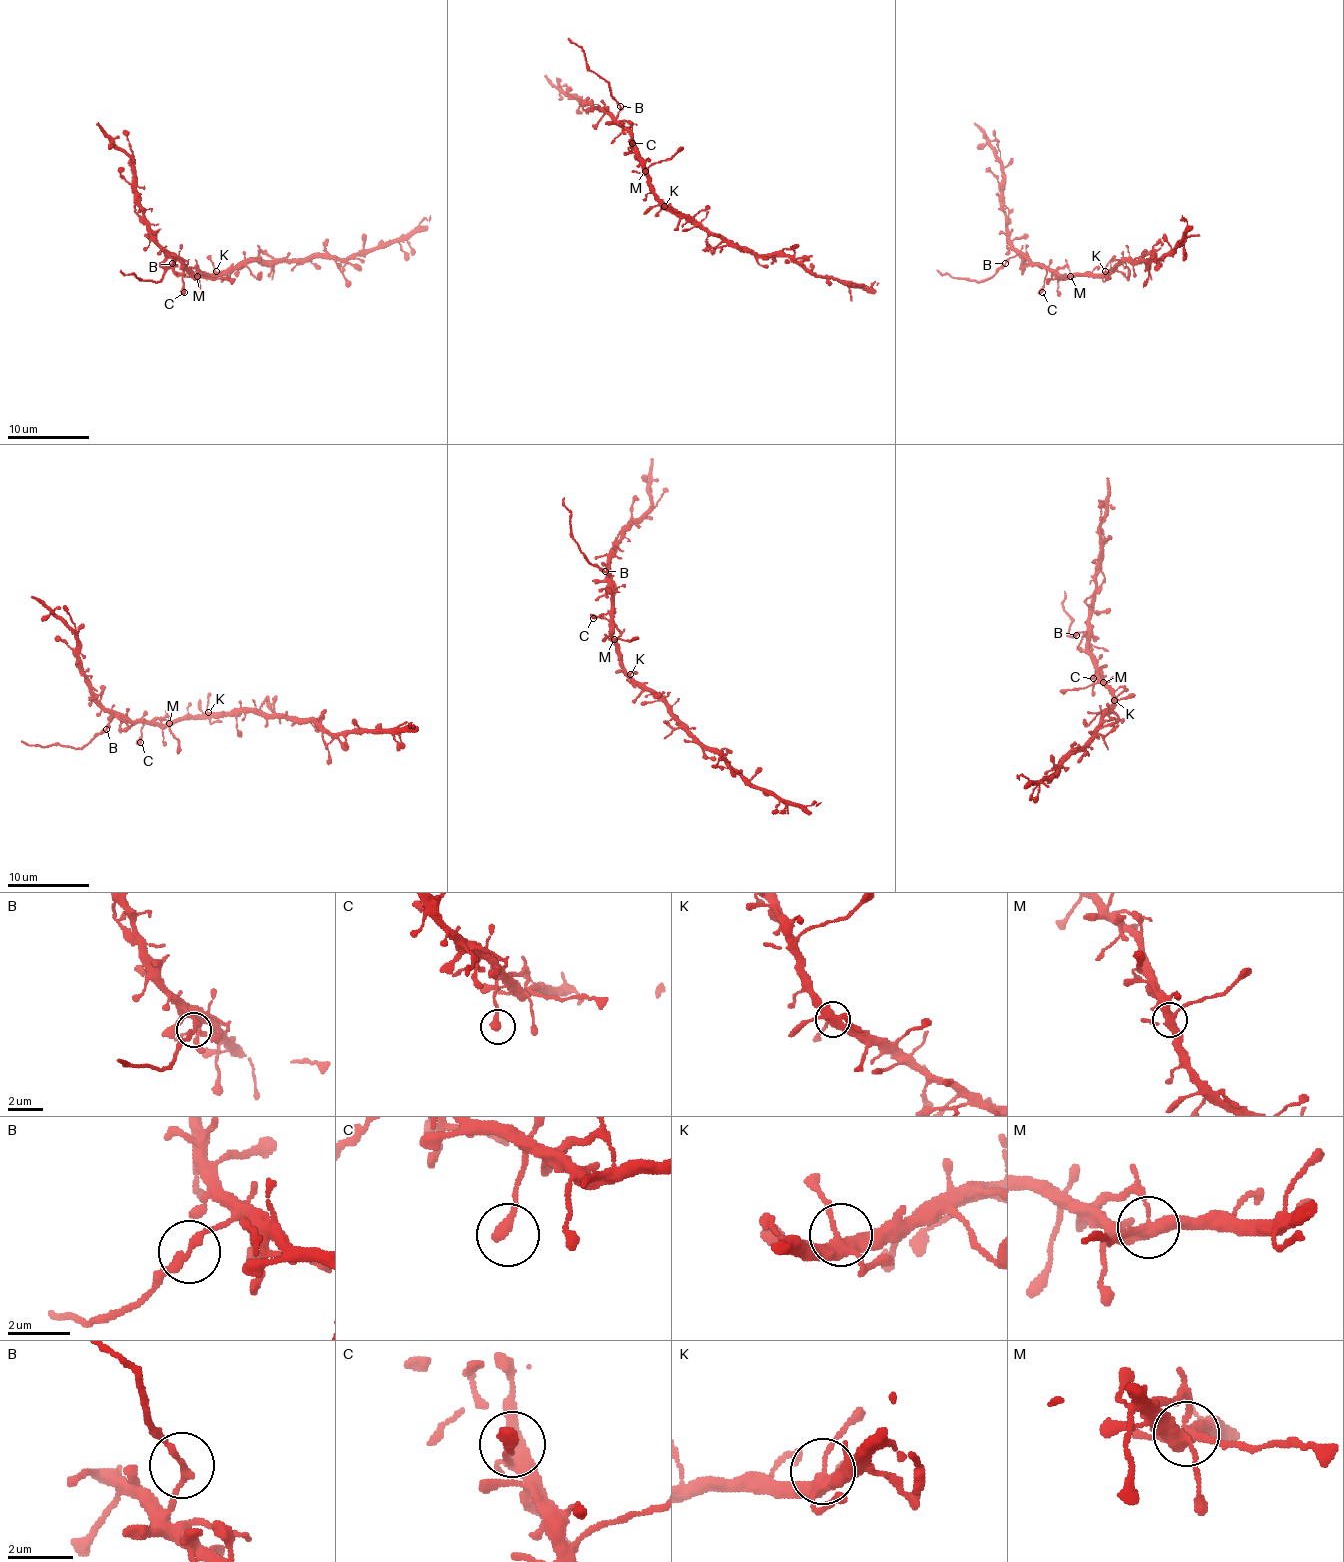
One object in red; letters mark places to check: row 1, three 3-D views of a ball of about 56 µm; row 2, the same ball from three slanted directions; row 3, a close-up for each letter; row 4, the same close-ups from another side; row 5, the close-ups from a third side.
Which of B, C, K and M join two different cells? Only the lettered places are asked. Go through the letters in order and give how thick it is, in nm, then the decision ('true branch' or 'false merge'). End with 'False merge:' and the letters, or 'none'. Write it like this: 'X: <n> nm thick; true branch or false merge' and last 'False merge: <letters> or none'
B: 220 nm thick; false merge
C: 400 nm thick; true branch
K: 400 nm thick; true branch
M: 360 nm thick; false merge
False merge: B, M

